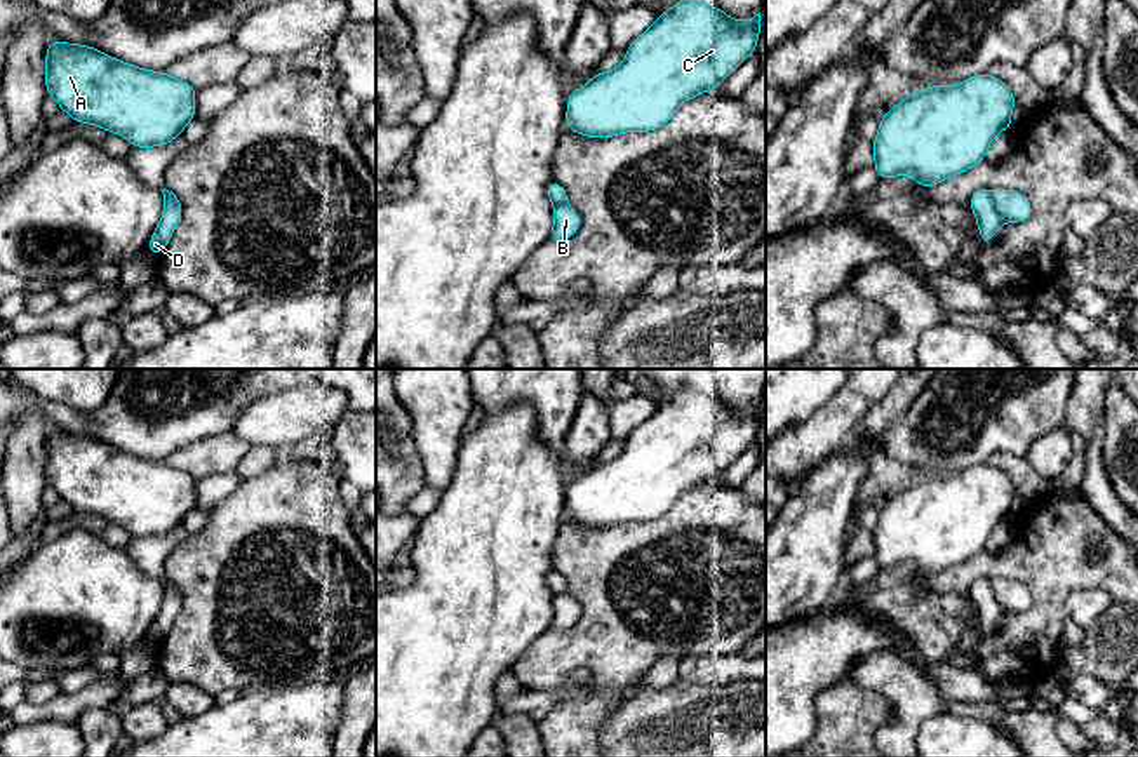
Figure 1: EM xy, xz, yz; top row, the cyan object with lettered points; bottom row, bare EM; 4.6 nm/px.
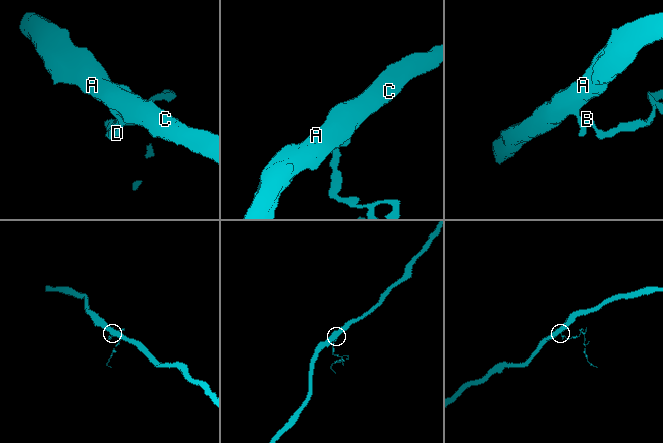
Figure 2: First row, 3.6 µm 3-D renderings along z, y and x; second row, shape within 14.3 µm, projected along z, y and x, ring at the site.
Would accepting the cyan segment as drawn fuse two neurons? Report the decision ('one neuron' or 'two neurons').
two neurons

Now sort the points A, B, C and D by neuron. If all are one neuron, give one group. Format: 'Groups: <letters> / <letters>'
Groups: A C D / B

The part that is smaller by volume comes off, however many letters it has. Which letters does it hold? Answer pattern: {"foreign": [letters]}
{"foreign": ["B"]}

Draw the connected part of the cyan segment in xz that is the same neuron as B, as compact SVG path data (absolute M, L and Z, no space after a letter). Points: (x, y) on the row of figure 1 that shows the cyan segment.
M567 204L553 205L553 228L550 240L567 240L576 235L581 216Z

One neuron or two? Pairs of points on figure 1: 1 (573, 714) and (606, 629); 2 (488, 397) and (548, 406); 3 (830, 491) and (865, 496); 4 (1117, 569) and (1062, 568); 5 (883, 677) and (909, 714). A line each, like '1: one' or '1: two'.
1: one
2: one
3: two
4: one
5: one

